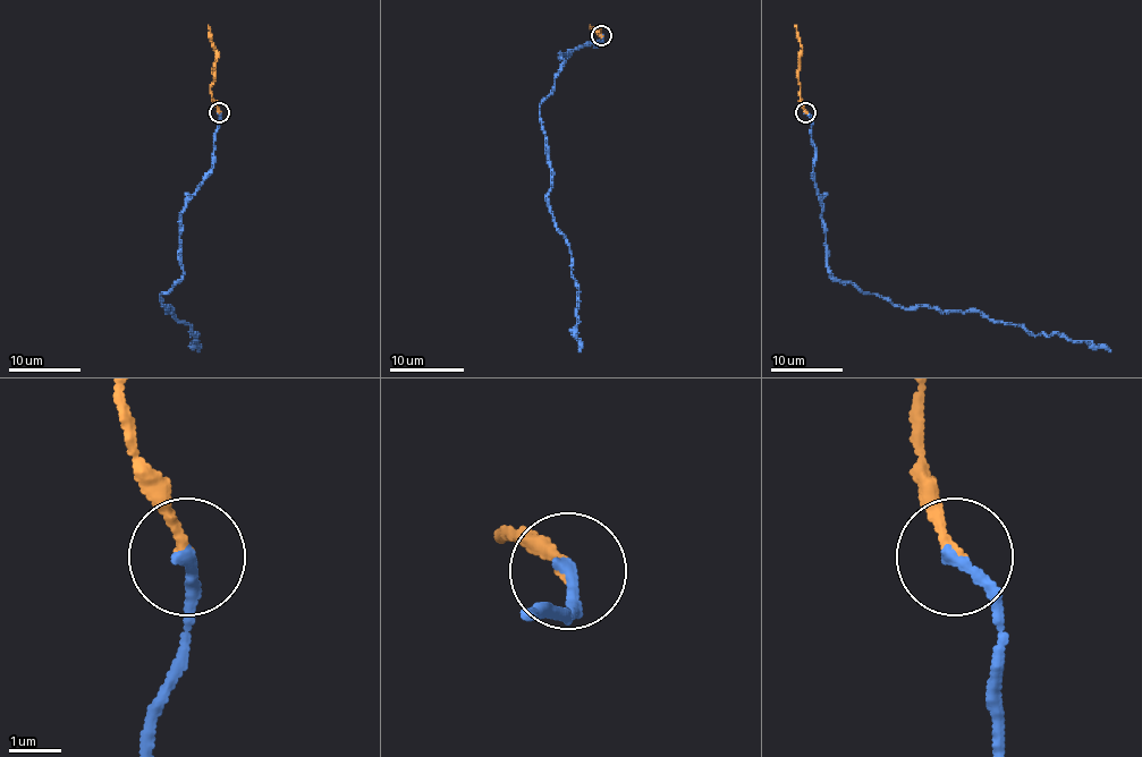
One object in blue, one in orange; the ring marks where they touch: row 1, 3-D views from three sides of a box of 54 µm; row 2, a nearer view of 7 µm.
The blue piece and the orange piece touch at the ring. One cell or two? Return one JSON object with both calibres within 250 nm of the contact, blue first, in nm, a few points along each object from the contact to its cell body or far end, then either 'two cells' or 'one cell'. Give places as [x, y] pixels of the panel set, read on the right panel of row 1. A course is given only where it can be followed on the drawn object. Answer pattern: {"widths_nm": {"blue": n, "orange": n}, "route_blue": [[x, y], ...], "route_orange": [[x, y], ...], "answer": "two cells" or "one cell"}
{"widths_nm": {"blue": 240, "orange": 200}, "route_blue": [[805, 111], [826, 265], [835, 278], [905, 308], [982, 312], [1034, 336], [1064, 333], [1110, 351]], "route_orange": [[805, 111], [798, 81], [802, 44], [795, 25]], "answer": "one cell"}

